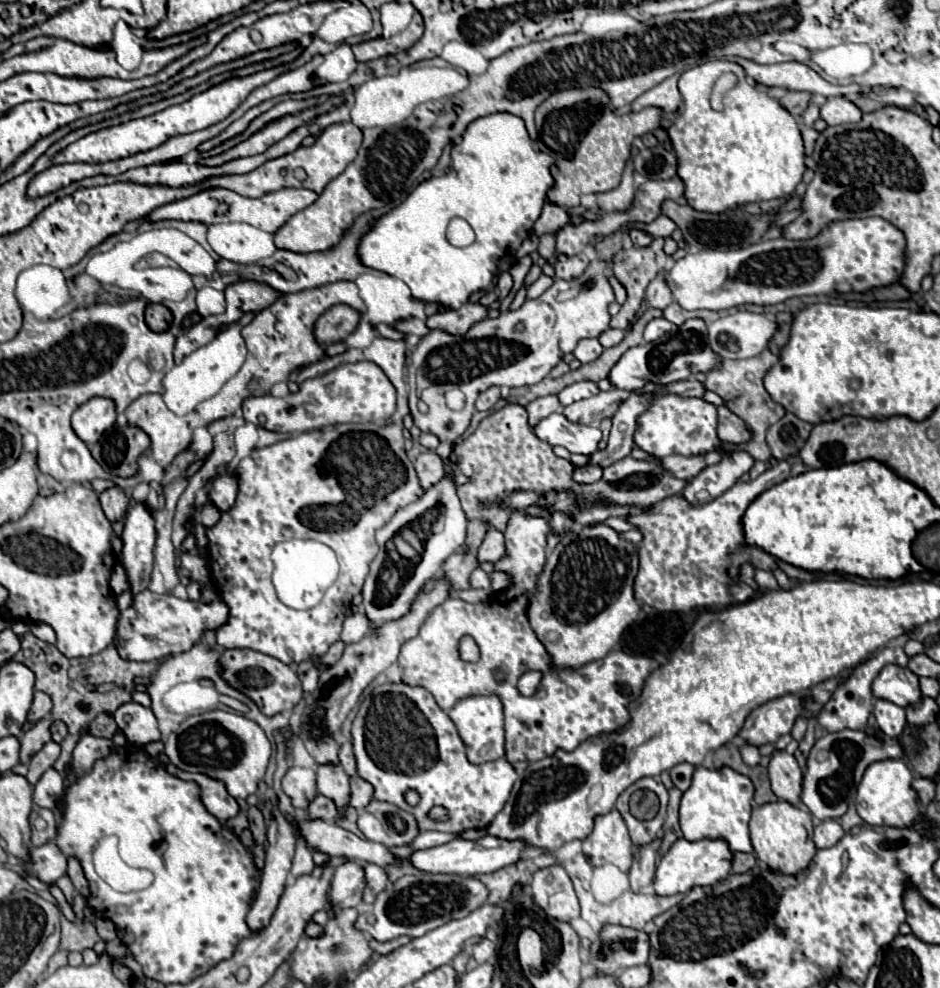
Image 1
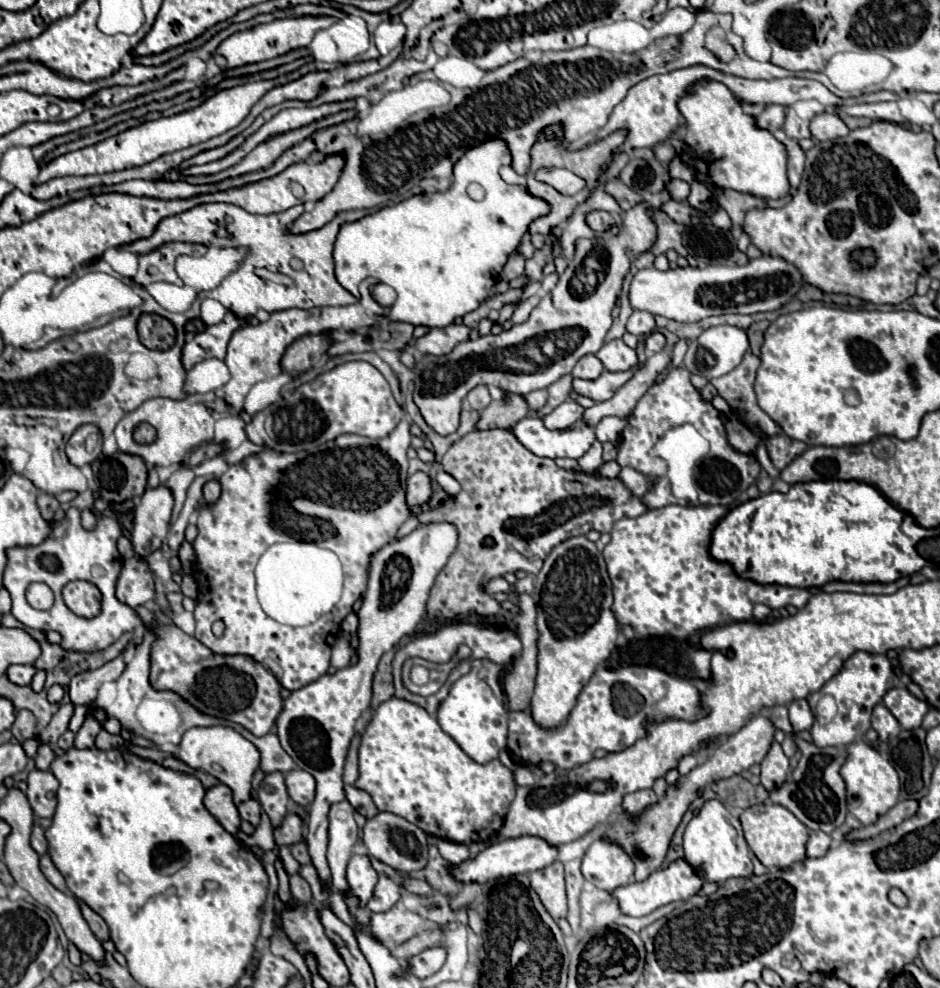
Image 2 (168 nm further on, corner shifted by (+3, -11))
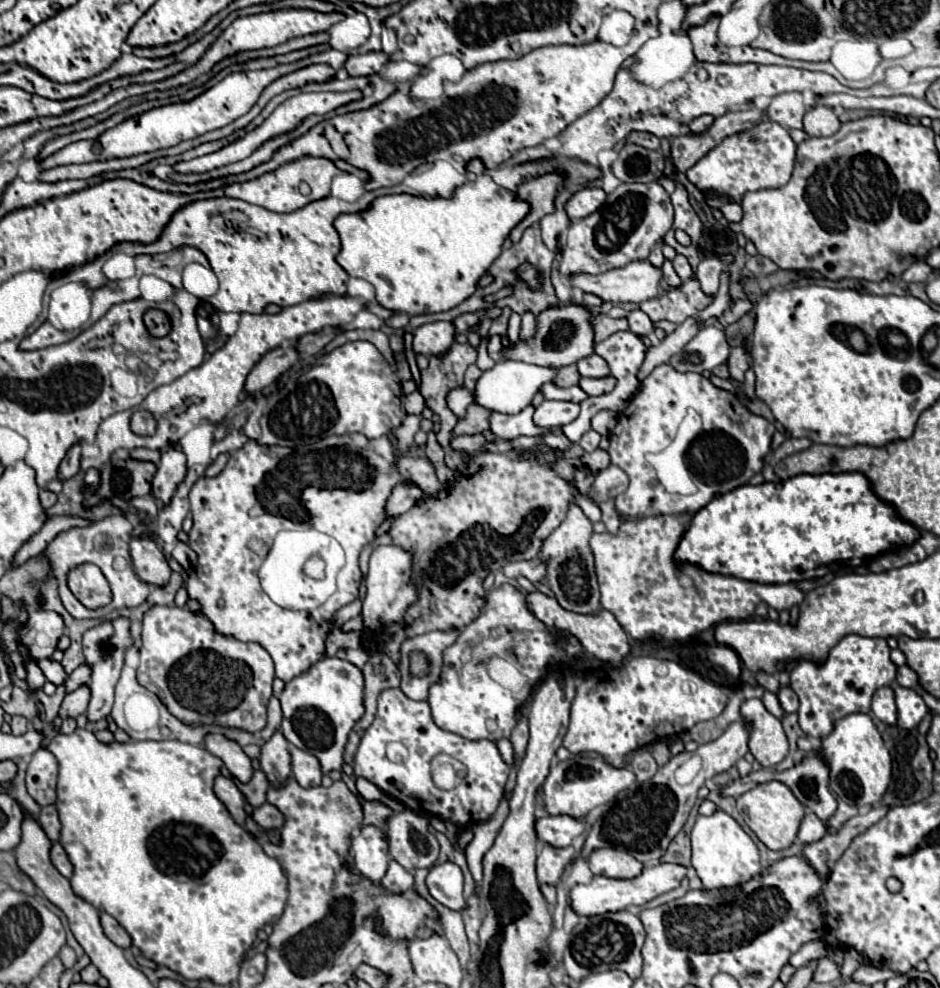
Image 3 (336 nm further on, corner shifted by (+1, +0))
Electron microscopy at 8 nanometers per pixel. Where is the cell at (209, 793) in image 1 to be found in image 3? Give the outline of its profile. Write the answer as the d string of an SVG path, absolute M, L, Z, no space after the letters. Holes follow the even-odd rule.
M218 775L216 781L214 781L214 793L224 803L224 807L230 811L232 819L238 825L244 825L246 819L248 819L248 813L246 813L246 807L244 807L244 797L238 791L238 787L234 785L234 781L224 777L224 775Z

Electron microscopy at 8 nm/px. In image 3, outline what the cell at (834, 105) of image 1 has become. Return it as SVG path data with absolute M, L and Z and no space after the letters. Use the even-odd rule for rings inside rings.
M818 105L814 109L810 109L804 115L804 131L810 137L826 137L826 135L834 135L840 129L840 119L834 113L834 109Z

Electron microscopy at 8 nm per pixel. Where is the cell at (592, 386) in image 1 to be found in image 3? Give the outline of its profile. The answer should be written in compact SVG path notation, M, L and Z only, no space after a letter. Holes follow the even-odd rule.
M544 401L536 407L534 423L542 427L558 427L574 421L578 417L580 405L572 401Z

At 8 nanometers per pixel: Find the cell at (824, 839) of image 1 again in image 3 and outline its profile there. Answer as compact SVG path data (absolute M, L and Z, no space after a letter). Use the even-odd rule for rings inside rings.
M806 811L802 825L800 825L800 831L798 831L798 839L808 845L808 843L814 843L814 841L820 841L826 833L828 833L826 825L814 813Z

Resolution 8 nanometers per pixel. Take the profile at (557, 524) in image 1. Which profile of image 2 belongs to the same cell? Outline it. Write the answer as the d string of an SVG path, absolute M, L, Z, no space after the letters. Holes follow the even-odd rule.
M496 428L496 430L474 430L454 442L450 450L442 458L442 468L452 474L462 490L456 496L448 496L436 510L424 512L418 516L420 524L432 522L450 522L458 530L458 546L456 552L448 558L446 566L434 580L430 590L430 600L426 606L428 620L458 620L462 616L496 616L500 612L500 603L493 599L486 591L486 582L504 576L506 572L526 572L536 576L544 564L544 558L550 550L564 542L566 538L588 534L588 530L610 532L612 524L622 518L636 518L646 512L646 506L640 498L632 496L624 484L614 478L604 478L598 474L588 472L568 472L554 464L550 458L540 458L528 452L512 434L510 430Z

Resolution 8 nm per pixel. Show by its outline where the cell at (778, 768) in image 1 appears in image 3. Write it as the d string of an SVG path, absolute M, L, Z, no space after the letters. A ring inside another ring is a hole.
M748 699L742 705L742 717L750 721L750 753L764 769L772 769L788 755L788 739L780 719L770 715L760 699Z

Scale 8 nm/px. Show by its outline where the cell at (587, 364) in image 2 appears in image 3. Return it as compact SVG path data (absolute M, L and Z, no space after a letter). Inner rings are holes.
M596 353L580 359L580 361L576 363L576 367L578 367L578 371L580 371L582 377L596 377L596 379L598 379L598 377L610 375L610 369L608 369L606 361L604 361L600 355L596 355Z

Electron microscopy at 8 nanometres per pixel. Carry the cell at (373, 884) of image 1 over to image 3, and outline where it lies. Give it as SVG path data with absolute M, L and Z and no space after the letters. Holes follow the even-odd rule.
M390 861L388 871L386 871L384 879L380 881L380 885L388 893L406 893L408 889L414 887L414 879L412 879L412 875L402 865L398 865L396 861Z

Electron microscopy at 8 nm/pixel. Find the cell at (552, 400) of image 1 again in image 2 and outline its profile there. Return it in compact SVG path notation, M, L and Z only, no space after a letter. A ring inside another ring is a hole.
M568 374L568 376L562 376L558 382L548 386L548 402L546 402L546 406L540 412L536 412L536 416L550 414L556 406L560 406L562 402L568 400L570 392L572 392L572 376Z

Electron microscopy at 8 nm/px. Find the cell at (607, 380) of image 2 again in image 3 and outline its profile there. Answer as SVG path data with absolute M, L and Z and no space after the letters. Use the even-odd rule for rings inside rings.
M612 375L608 377L600 377L600 379L588 379L582 377L580 379L580 387L588 393L588 395L602 395L602 393L610 393L616 385L616 379Z

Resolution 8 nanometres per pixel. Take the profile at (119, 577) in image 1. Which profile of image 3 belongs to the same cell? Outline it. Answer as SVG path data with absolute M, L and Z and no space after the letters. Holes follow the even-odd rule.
M132 539L130 541L130 555L132 555L132 565L140 581L154 585L154 587L164 587L170 581L170 567L160 551L160 547L154 541L148 539Z

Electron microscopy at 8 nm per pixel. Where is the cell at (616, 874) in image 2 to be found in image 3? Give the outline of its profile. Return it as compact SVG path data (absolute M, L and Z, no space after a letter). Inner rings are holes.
M610 847L594 849L588 857L588 865L590 865L594 875L618 877L618 879L636 877L644 867L630 853L620 851L620 849L610 849Z

